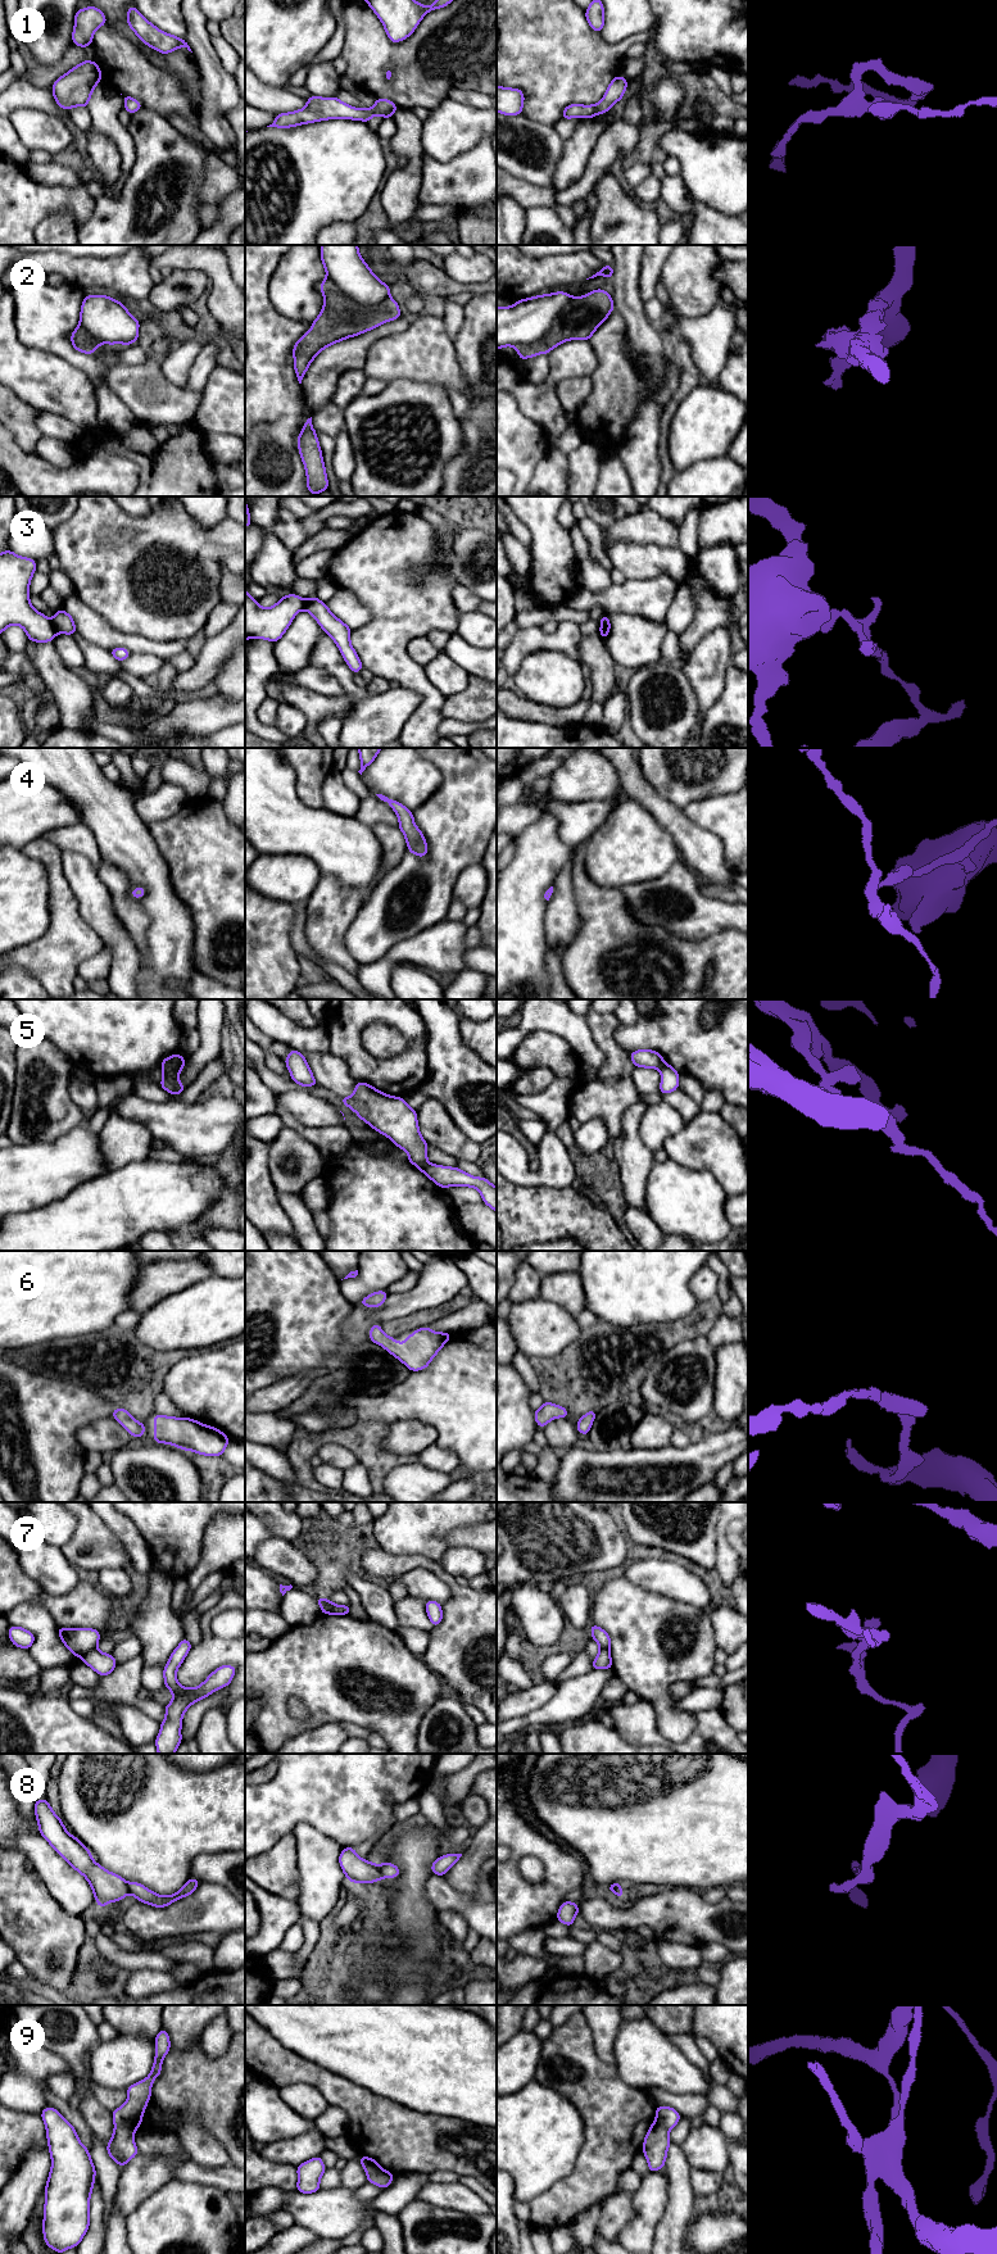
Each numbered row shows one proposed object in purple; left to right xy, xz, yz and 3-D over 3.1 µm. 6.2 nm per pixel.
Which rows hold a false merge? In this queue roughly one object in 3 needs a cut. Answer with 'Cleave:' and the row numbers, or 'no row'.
Cleave: 2, 3, 5, 7, 8, 9

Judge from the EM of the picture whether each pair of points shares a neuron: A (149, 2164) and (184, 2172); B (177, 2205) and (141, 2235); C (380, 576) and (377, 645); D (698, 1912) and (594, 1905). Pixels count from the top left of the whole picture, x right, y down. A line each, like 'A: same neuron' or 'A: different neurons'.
A: different neurons
B: same neuron
C: same neuron
D: same neuron

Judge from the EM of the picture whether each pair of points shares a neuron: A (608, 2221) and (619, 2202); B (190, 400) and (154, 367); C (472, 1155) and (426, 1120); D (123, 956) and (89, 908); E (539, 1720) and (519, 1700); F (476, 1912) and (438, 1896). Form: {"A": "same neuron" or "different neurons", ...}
{"A": "same neuron", "B": "same neuron", "C": "same neuron", "D": "same neuron", "E": "different neurons", "F": "same neuron"}

